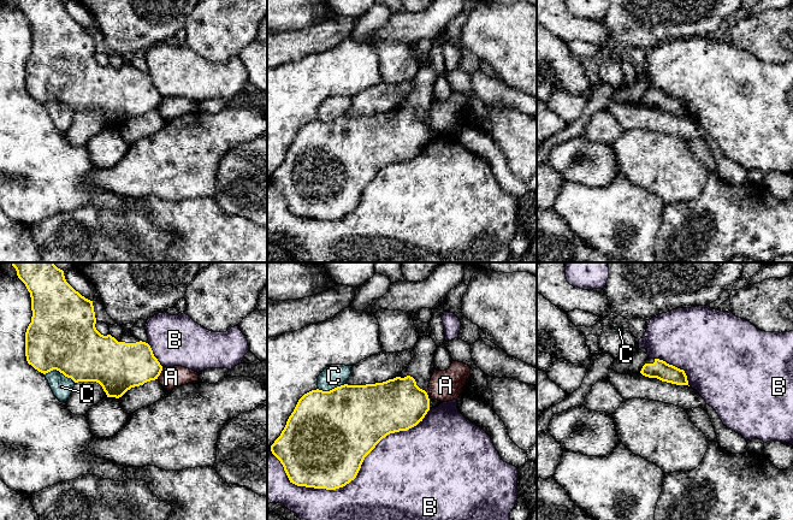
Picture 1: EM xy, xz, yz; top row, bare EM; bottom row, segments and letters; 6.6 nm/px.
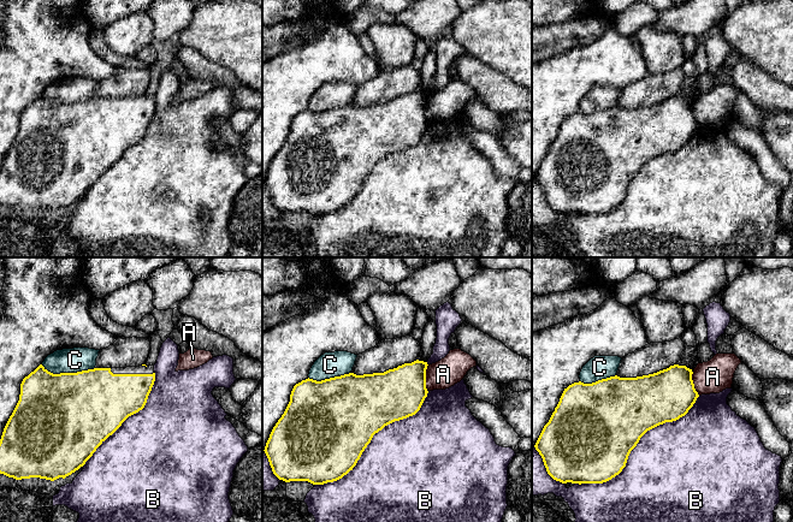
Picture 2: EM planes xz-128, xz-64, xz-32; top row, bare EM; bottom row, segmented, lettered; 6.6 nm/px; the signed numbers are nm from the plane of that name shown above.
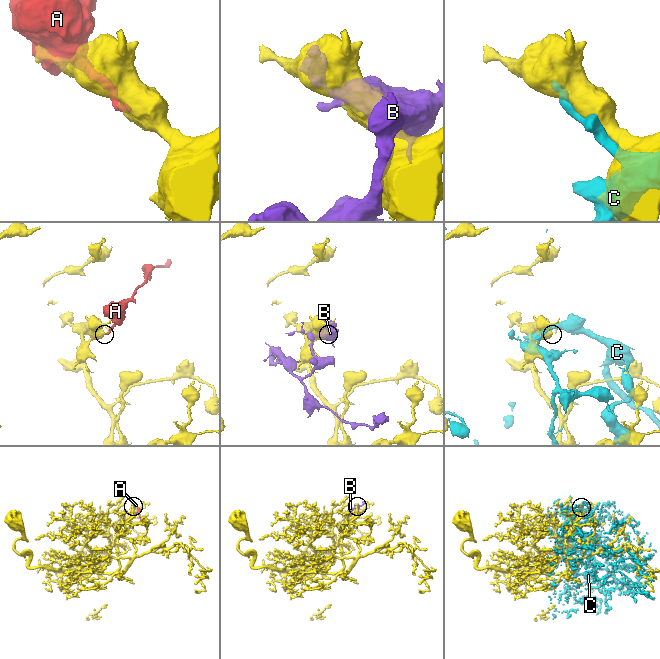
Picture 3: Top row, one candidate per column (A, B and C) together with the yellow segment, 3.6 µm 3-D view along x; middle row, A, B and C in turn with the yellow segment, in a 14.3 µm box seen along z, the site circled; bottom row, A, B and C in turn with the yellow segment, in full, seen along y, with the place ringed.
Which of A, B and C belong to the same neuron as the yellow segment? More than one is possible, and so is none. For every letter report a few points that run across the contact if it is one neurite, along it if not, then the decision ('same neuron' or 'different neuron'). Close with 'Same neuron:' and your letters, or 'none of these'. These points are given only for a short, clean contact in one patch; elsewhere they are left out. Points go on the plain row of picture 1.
A: line xy (163, 98), (157, 108); different neuron
B: different neuron
C: different neuron
Same neuron: none of these

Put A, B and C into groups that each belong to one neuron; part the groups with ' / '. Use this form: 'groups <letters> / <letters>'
groups A / B / C

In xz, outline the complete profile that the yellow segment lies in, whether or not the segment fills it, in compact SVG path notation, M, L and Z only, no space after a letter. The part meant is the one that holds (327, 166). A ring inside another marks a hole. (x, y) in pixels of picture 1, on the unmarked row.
M410 106L375 114L344 114L330 122L312 120L298 130L280 166L271 176L271 182L283 195L290 213L297 217L336 220L356 208L365 188L383 169L416 156L428 141L427 123L420 119Z

